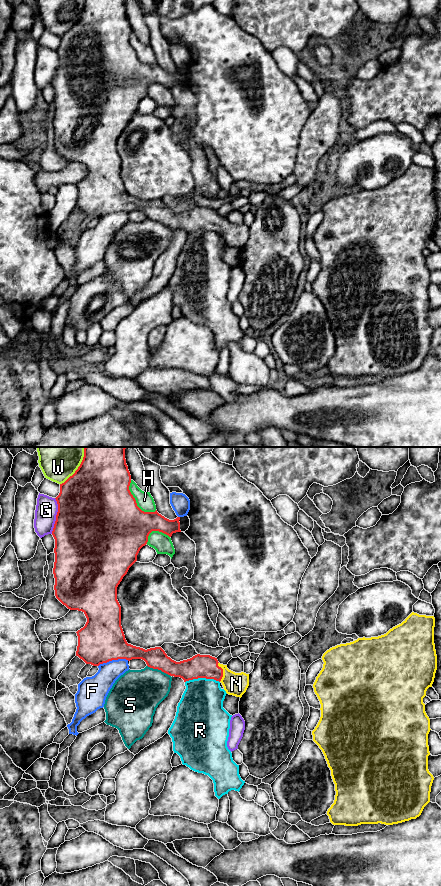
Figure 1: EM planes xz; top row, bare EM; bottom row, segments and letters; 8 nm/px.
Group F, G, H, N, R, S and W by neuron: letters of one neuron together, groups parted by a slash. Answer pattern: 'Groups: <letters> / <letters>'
Groups: F / G / H / N / R / S / W

